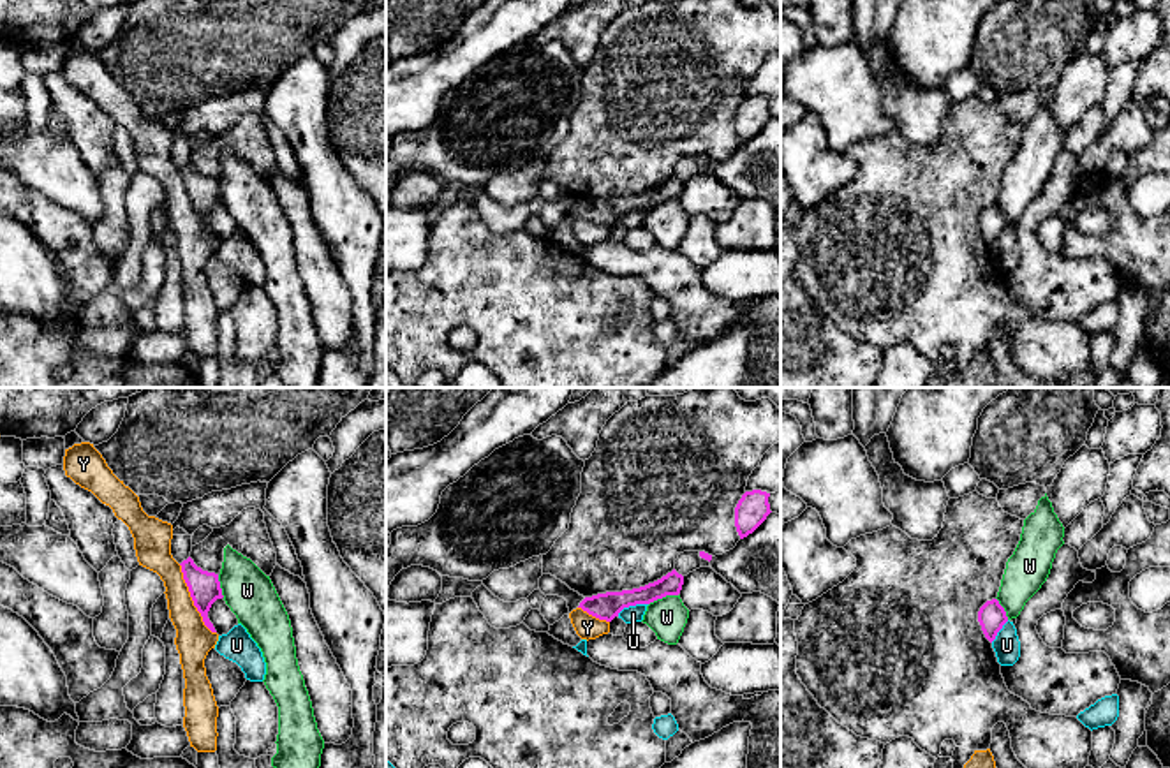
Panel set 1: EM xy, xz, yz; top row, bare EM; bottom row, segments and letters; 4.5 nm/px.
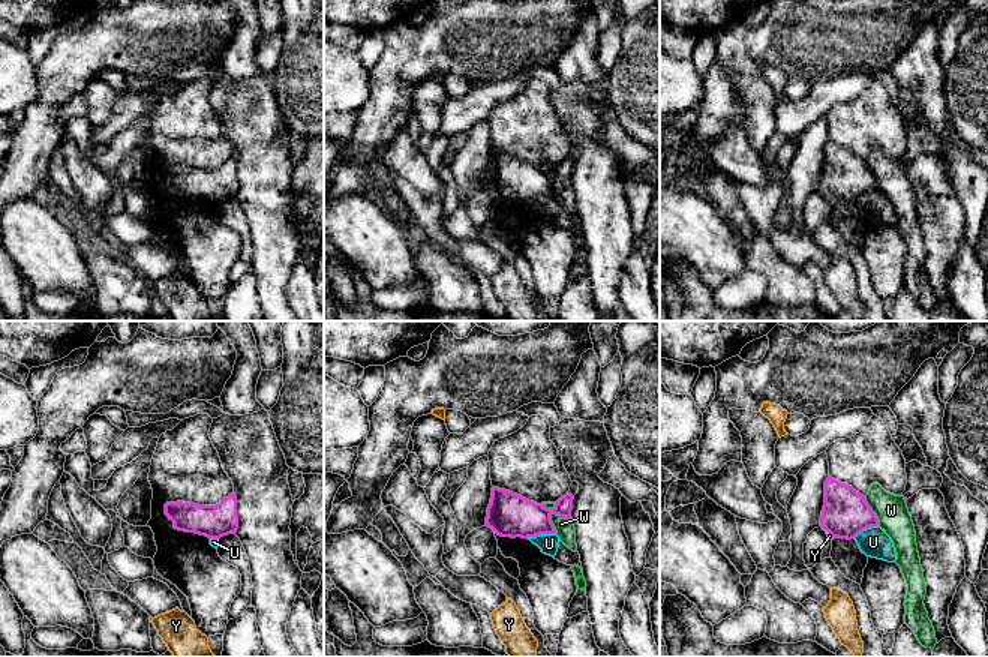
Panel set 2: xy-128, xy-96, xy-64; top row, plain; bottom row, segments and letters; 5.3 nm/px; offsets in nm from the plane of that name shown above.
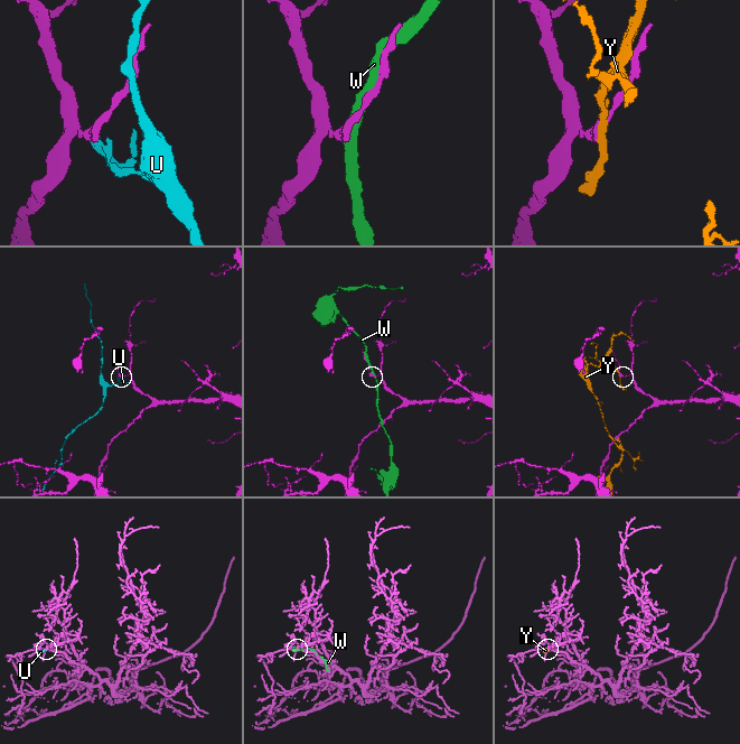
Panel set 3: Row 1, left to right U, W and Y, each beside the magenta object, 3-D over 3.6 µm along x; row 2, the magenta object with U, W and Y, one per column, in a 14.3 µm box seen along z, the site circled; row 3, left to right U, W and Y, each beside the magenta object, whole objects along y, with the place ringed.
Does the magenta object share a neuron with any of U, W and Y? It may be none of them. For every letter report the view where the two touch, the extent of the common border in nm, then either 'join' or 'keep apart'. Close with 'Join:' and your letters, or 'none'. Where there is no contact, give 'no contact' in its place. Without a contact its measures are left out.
U: meets magenta in xz; contact 160 nm long; keep apart
W: meets magenta in xz; contact 140 nm long; keep apart
Y: meets magenta in xy; contact 360 nm long; keep apart
Join: none

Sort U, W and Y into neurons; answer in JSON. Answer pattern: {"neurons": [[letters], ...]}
{"neurons": [["U"], ["W"], ["Y"]]}

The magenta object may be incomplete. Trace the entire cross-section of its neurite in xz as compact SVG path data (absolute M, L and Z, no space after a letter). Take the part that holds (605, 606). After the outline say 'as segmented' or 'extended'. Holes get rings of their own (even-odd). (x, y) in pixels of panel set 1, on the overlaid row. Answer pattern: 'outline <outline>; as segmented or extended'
outline M675 569L663 576L661 580L648 583L640 588L606 592L592 597L585 597L578 608L589 615L611 622L624 608L636 604L650 604L666 595L678 595L684 585L684 576Z; as segmented

